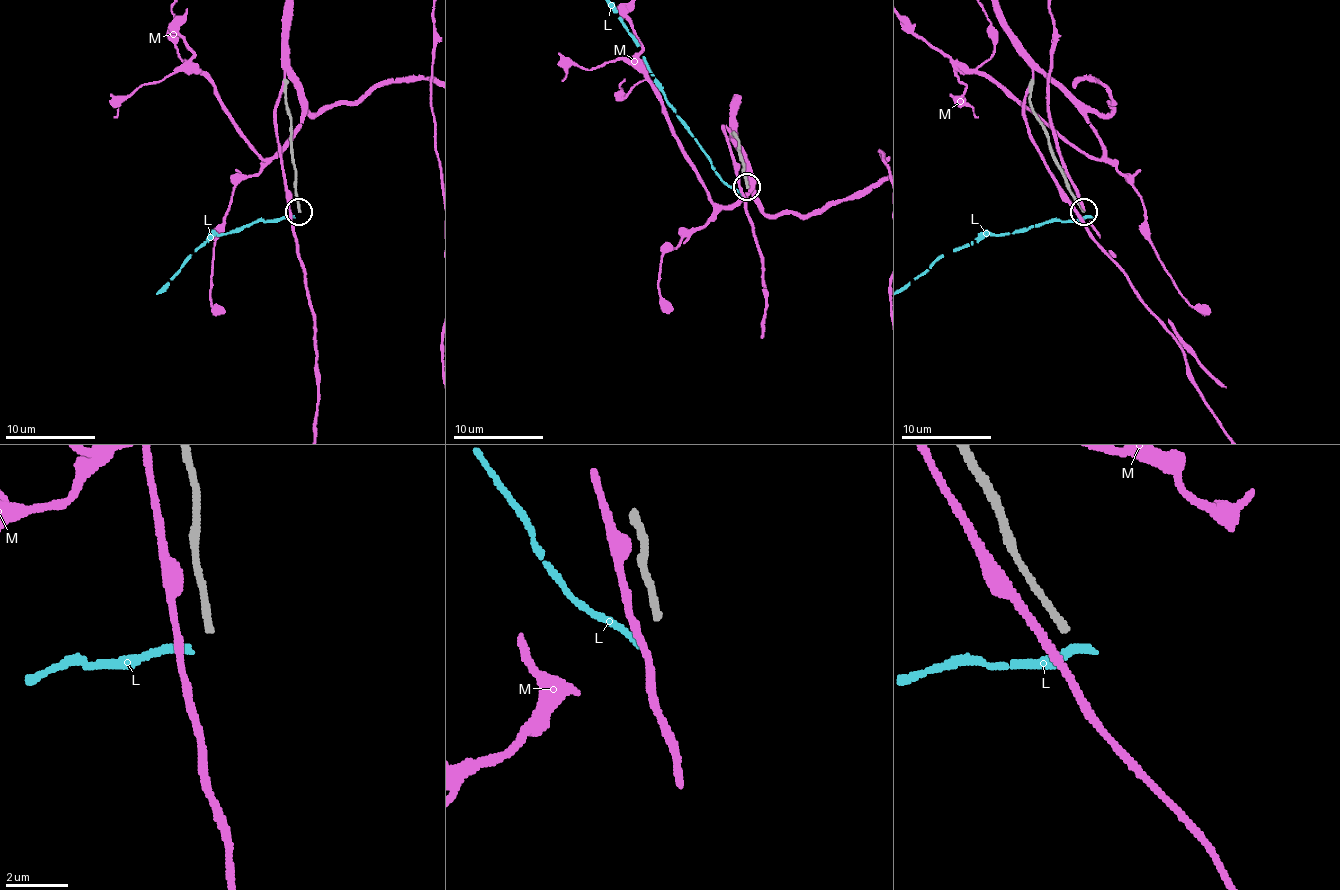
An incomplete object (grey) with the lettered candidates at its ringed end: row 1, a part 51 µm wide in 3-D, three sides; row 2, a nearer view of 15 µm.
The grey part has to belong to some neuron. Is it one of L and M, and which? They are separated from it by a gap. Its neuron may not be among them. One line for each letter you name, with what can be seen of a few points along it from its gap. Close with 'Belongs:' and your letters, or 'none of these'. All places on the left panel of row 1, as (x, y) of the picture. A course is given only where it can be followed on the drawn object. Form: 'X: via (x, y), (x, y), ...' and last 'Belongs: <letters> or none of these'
Belongs: none of these

